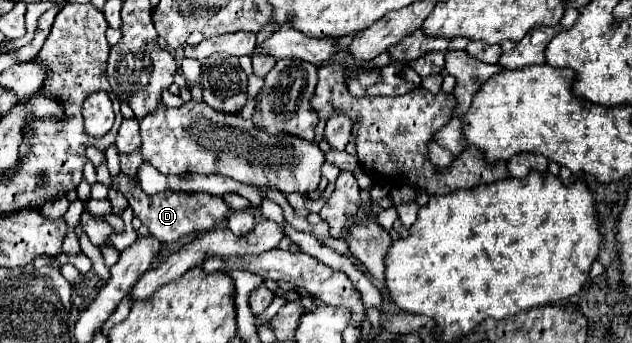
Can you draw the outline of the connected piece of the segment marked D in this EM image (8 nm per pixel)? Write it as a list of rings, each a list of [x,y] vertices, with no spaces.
[[[120,173],[118,177],[114,177],[114,187],[118,187],[130,207],[134,209],[134,215],[152,231],[152,235],[162,241],[162,243],[170,243],[176,241],[178,237],[192,233],[192,231],[208,231],[212,229],[216,223],[220,223],[226,215],[230,215],[230,207],[216,195],[208,195],[208,193],[182,193],[182,191],[162,191],[156,195],[146,195],[130,175]]]

